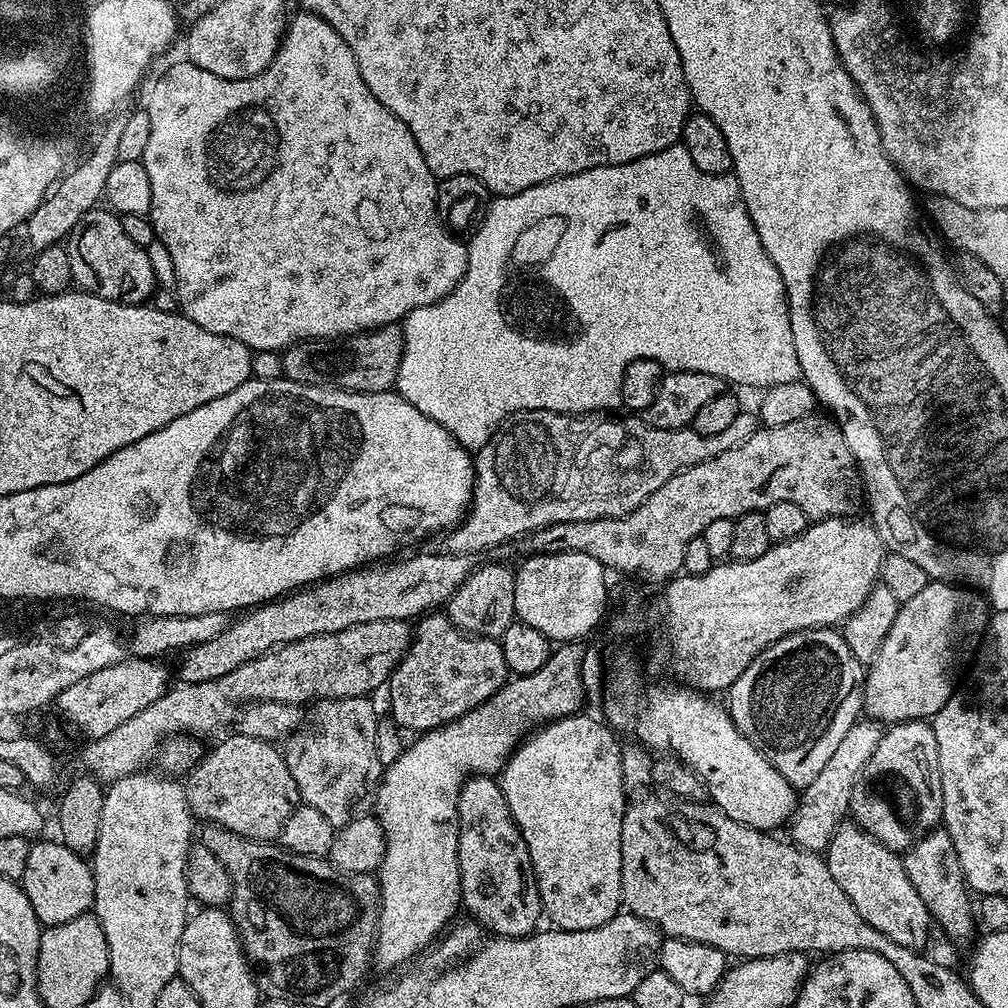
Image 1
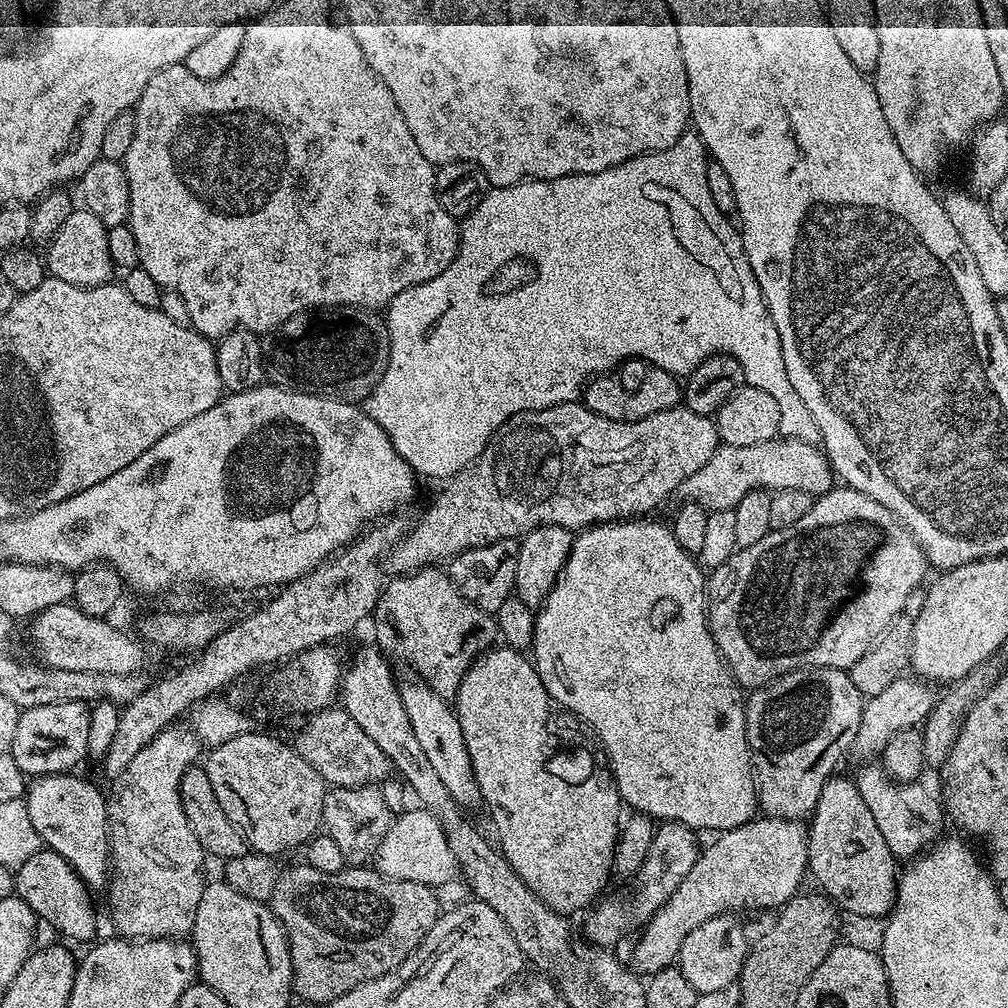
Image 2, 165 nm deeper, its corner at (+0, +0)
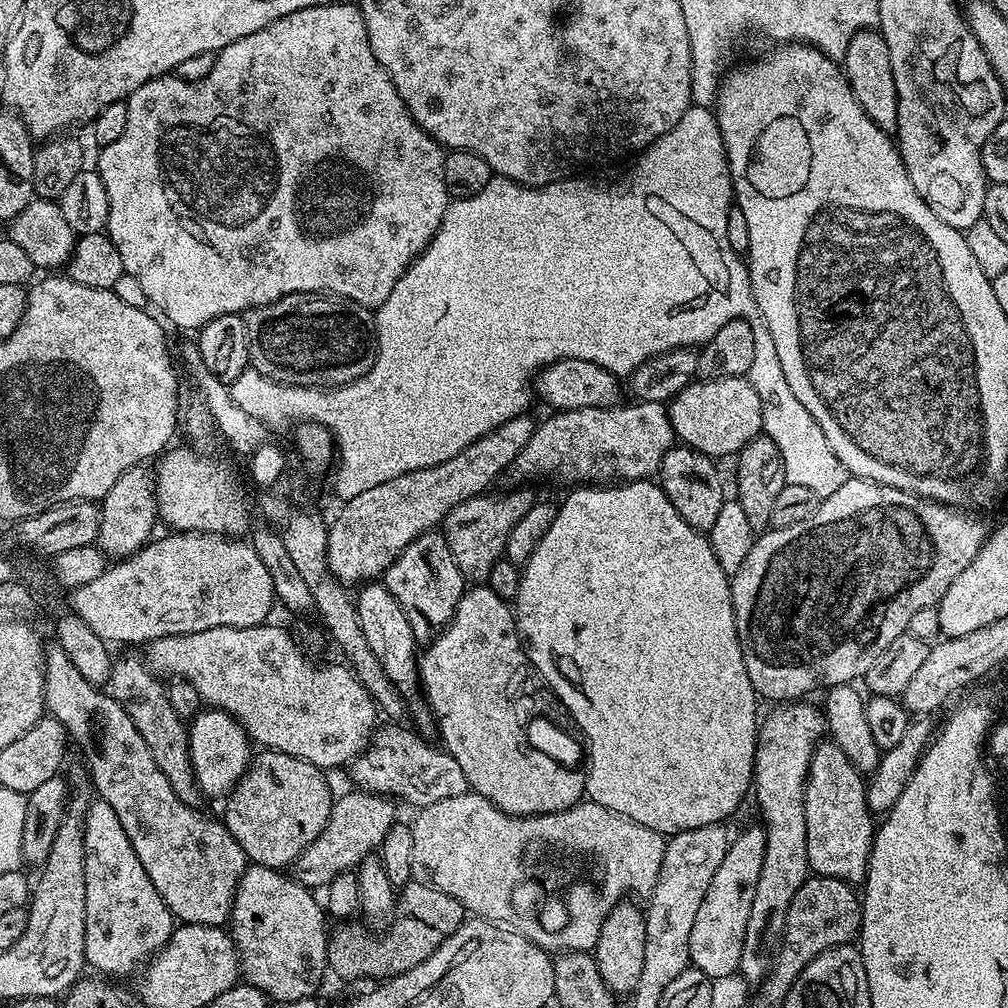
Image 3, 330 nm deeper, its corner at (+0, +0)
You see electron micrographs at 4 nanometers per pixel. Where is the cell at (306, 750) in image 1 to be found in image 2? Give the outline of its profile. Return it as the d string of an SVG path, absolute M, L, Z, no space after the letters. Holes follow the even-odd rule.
M363 784L361 788L333 787L325 791L322 806L322 828L342 849L345 861L360 866L373 855L376 844L382 839L390 823L390 813L383 800L381 789L375 784Z

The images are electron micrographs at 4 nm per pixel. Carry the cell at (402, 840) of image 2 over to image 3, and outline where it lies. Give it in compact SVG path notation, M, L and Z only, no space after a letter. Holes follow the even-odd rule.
M470 790L466 794L458 794L458 798L442 798L442 802L434 802L430 806L421 808L415 815L416 821L412 820L410 824L413 832L411 879L421 884L434 886L442 890L442 894L450 894L450 898L457 900L464 907L465 913L473 917L495 920L514 932L521 932L527 940L534 942L549 954L592 952L598 942L598 934L602 934L602 922L606 922L614 906L629 894L633 897L650 897L662 870L666 838L661 832L650 830L650 826L642 826L642 822L634 822L634 818L626 818L626 814L606 810L606 806L598 806L591 802L581 802L561 812L551 812L541 816L508 816L502 810L498 810L498 806L494 806L486 798Z

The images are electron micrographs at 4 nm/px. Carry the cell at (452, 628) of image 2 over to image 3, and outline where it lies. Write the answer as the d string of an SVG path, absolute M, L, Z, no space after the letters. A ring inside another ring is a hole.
M436 530L422 534L402 550L402 554L384 572L382 582L394 594L410 622L417 641L431 642L452 620L466 591L464 575L450 554L446 538Z

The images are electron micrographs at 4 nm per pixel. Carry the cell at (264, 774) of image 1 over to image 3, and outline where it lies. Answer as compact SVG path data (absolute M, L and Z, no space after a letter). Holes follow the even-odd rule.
M264 750L253 755L248 769L231 792L227 793L223 801L224 816L222 815L222 823L228 827L238 846L242 846L245 856L251 863L277 870L287 869L296 861L298 854L302 854L302 850L306 850L306 846L310 846L310 842L314 842L314 838L318 838L318 834L326 830L334 791L332 792L324 776L327 775L318 766L302 758L294 758L290 754Z

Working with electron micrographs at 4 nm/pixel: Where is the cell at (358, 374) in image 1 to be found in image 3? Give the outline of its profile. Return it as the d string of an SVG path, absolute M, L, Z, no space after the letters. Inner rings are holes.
M311 292L286 294L266 306L248 309L244 325L251 367L279 384L293 384L299 388L340 388L365 376L376 361L376 317L373 309L364 308L353 300Z

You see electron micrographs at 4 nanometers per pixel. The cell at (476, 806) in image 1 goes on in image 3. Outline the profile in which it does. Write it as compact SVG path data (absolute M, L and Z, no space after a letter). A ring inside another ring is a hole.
M368 582L357 591L354 601L357 610L358 623L366 634L367 645L370 646L371 653L378 662L382 664L382 669L386 672L386 677L390 678L390 682L398 689L405 700L411 702L410 716L414 721L415 727L421 733L431 733L434 728L432 713L423 699L417 698L418 689L420 688L420 661L418 659L418 641L412 632L410 622L406 618L406 614L402 610L402 606L394 598L394 594L390 594L390 590L383 582Z

